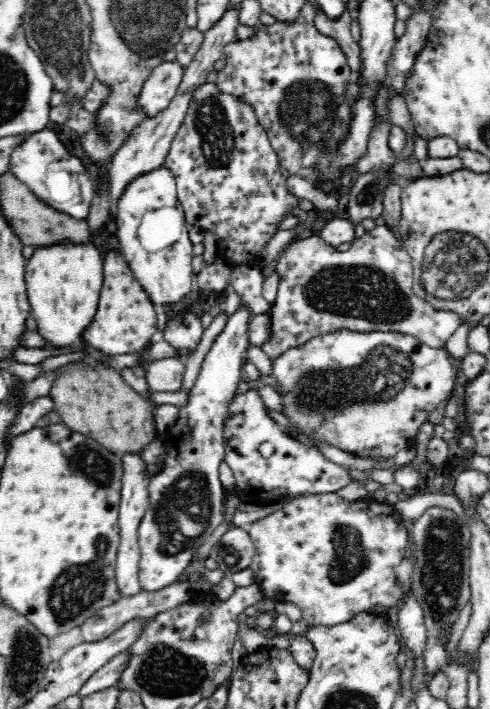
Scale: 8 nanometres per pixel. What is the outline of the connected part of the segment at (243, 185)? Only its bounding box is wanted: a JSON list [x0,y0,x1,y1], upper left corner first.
[163,82,299,264]

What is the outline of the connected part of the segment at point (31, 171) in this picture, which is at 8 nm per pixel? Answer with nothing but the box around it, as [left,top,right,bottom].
[8,129,95,219]

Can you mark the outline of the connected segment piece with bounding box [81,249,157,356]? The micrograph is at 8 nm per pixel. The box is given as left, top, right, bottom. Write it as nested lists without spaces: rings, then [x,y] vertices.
[[[121,249],[110,250],[103,262],[103,285],[91,323],[82,331],[81,340],[108,356],[139,352],[156,332],[157,310],[143,286],[134,278]]]

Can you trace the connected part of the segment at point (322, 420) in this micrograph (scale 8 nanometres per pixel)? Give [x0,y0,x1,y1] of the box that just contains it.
[272,329,456,462]

